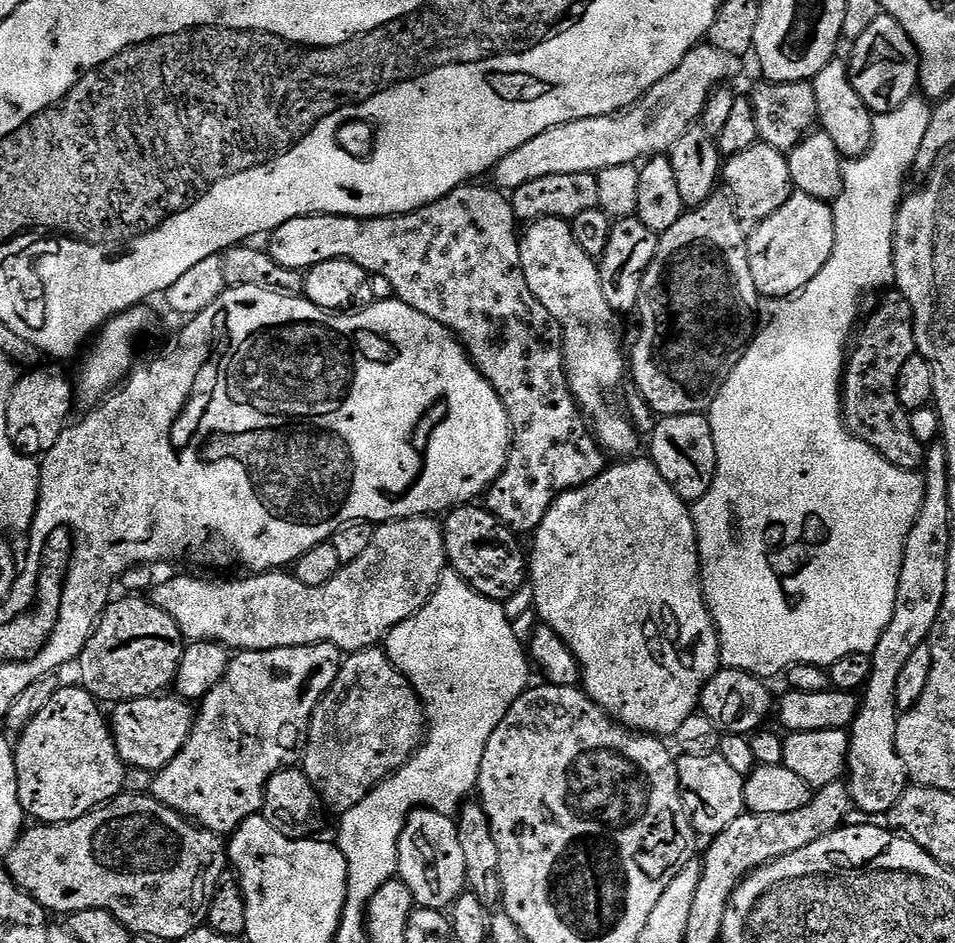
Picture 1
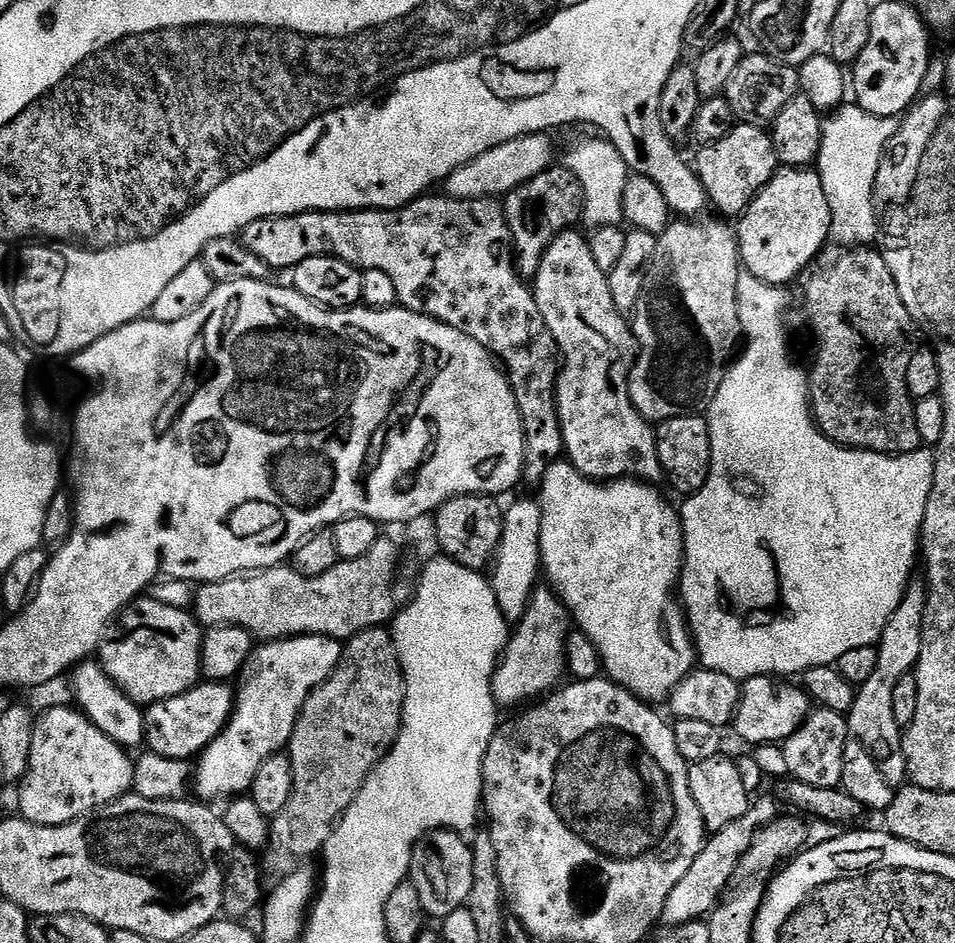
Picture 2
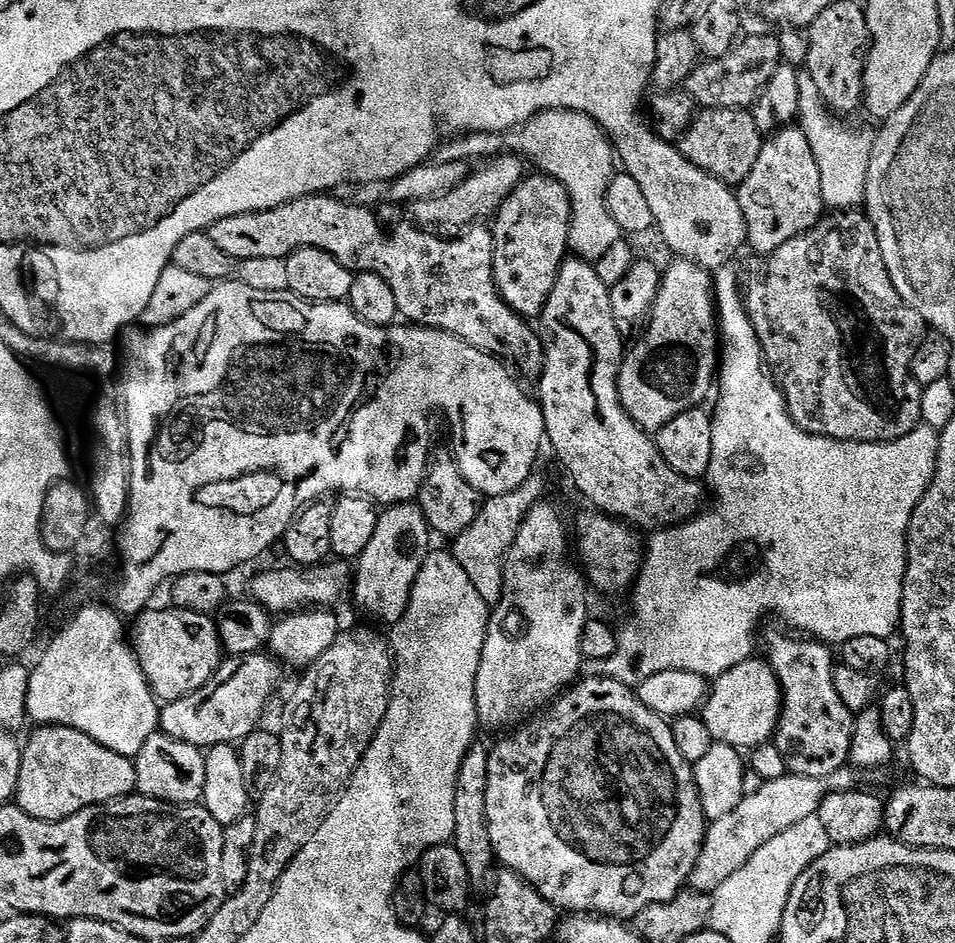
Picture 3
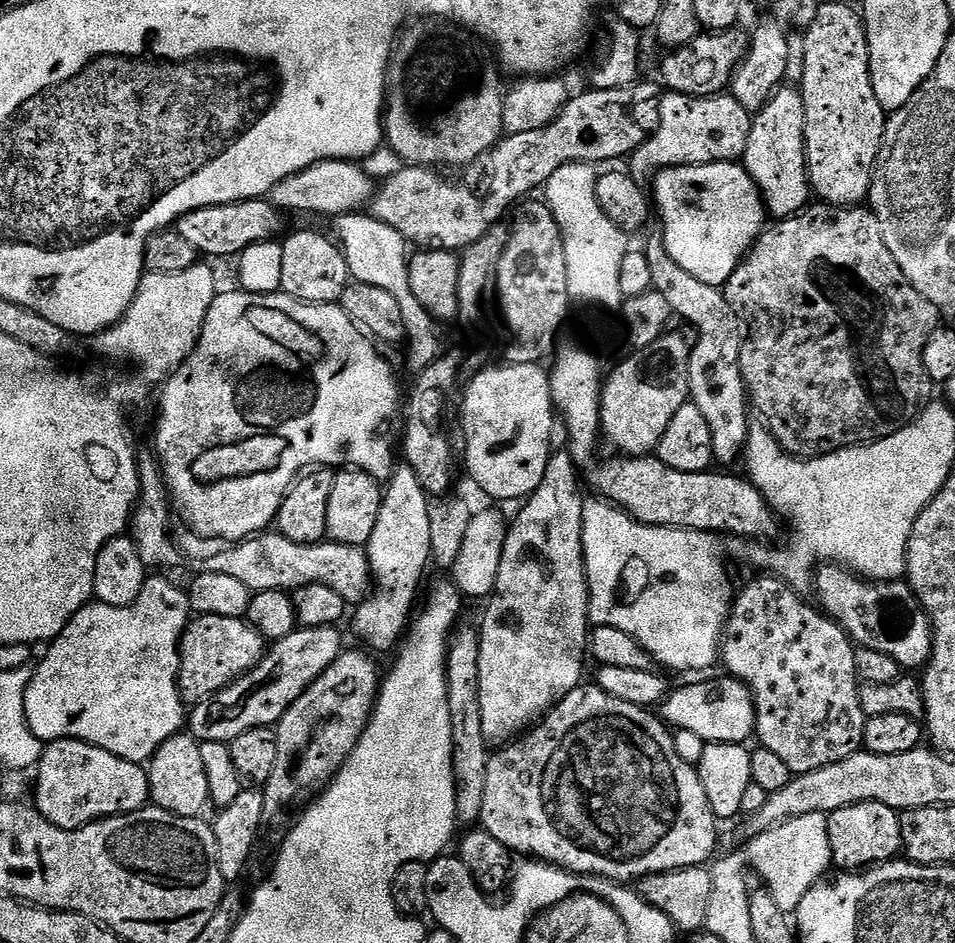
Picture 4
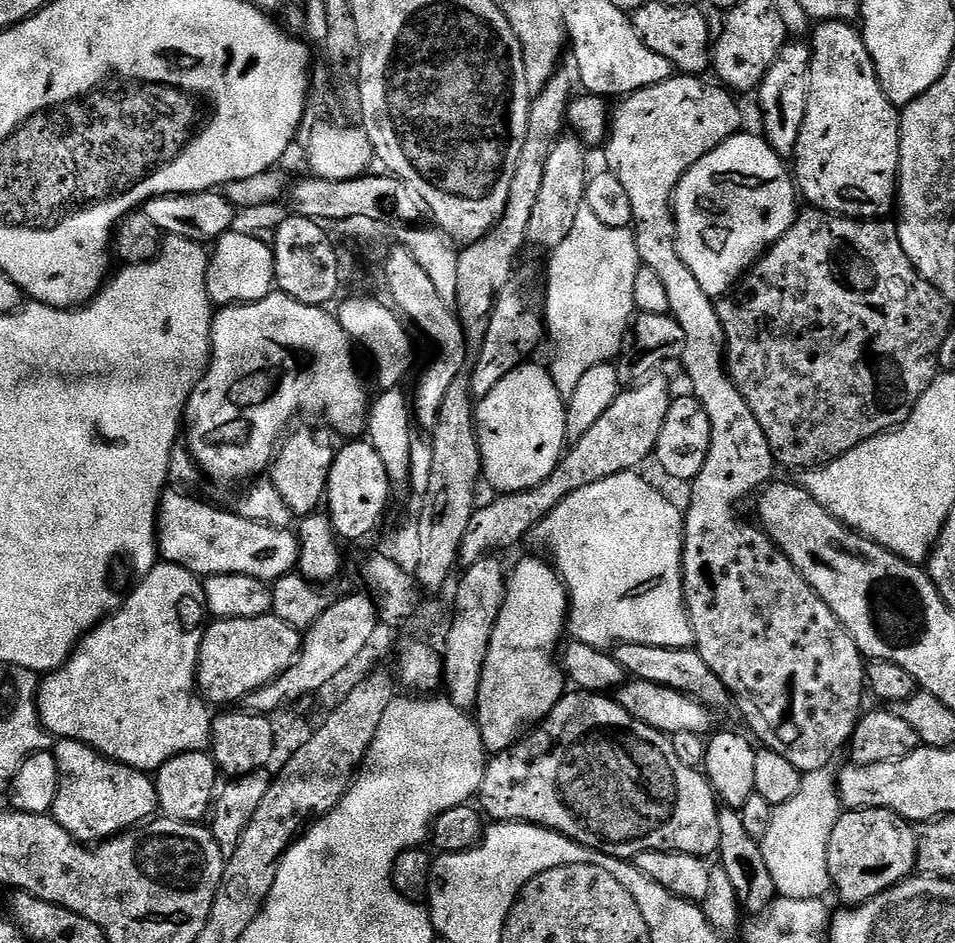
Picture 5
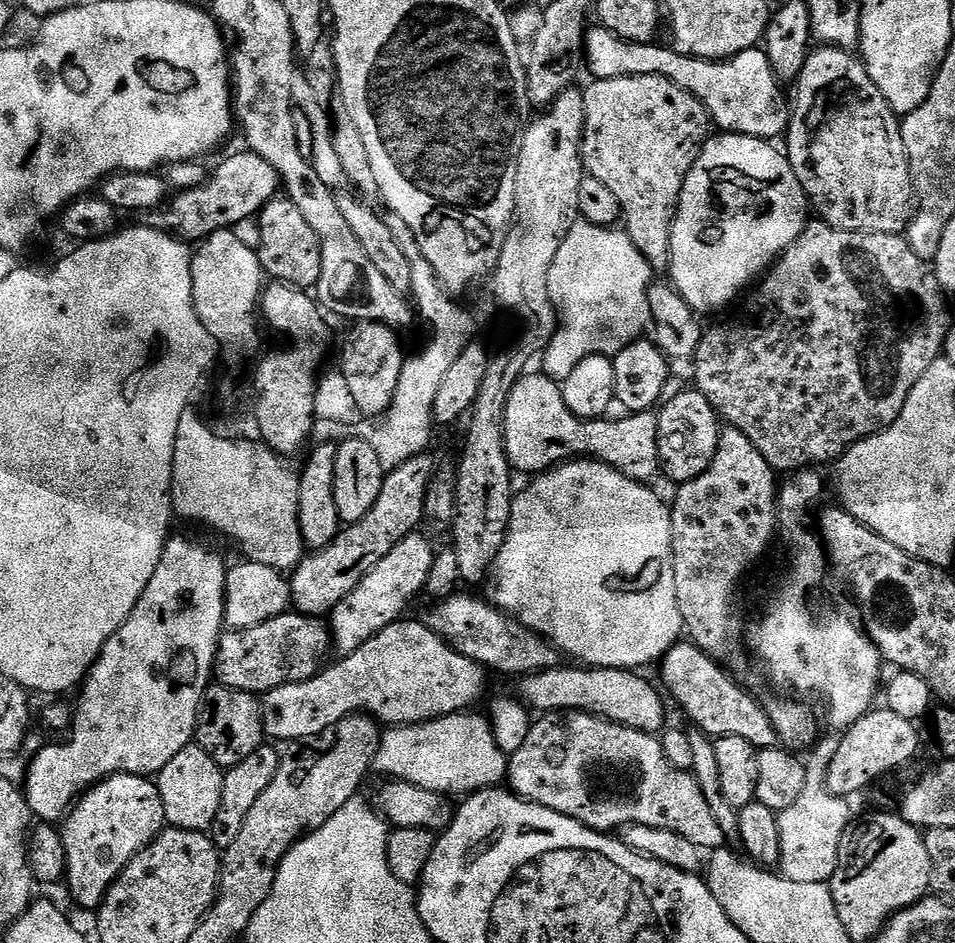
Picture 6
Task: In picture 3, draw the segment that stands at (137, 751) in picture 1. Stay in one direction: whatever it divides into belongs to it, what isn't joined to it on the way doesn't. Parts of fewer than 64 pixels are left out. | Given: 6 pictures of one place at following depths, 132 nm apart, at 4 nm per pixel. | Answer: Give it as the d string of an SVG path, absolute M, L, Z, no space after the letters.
M268 654L225 659L214 678L210 678L202 690L194 690L194 694L161 707L159 731L205 750L217 748L220 744L232 746L243 742L251 732L261 727L260 719L272 695L280 688L280 671L280 661Z

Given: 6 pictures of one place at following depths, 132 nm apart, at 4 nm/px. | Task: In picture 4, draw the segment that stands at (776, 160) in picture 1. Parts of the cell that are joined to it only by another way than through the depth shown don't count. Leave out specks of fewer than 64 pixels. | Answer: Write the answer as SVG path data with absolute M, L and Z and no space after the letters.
M668 92L660 98L660 122L639 145L630 157L630 175L639 182L651 181L662 168L681 168L684 164L726 164L743 157L746 142L750 142L750 126L753 113L745 108L730 94L718 96L687 96L681 92Z

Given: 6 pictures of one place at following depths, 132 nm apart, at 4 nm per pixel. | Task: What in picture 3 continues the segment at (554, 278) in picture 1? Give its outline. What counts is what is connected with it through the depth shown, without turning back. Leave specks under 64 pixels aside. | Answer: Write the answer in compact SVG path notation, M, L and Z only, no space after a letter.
M579 258L565 259L558 270L554 290L550 292L550 298L544 307L543 320L552 335L552 344L550 340L542 360L544 373L540 376L538 403L544 411L547 443L550 448L552 444L561 466L568 471L573 486L592 503L589 505L595 511L611 516L636 530L649 528L649 533L655 534L665 528L683 526L689 520L696 519L705 507L705 485L670 470L655 439L639 428L622 406L616 379L620 376L620 367L624 365L625 337L610 306L610 286L602 282L602 278L598 278L595 267L589 261Z

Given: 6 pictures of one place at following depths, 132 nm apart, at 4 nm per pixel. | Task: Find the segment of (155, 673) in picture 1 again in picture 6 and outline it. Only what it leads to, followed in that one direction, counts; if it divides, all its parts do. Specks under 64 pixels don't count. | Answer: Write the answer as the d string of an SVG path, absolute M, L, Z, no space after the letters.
M289 610L250 630L225 631L216 648L214 680L219 687L253 694L263 694L283 684L301 684L321 671L333 644L327 619Z

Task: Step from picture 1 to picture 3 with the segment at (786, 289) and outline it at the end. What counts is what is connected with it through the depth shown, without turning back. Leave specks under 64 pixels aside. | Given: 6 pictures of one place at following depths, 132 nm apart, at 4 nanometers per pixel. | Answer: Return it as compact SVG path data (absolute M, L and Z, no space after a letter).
M785 126L765 139L758 162L754 164L754 170L750 170L750 178L739 185L738 195L748 231L747 247L761 252L761 257L767 258L774 250L786 246L786 242L798 238L820 223L826 212L822 198L822 174L818 170L818 162L814 162L814 150L810 150L810 142L799 126Z

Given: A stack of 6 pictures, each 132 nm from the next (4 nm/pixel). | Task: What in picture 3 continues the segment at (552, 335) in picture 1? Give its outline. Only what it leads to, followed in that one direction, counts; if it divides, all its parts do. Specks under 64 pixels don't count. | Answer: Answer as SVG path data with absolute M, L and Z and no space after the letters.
M317 194L314 196L303 196L297 200L286 202L277 208L267 208L261 212L247 212L246 214L238 214L230 218L222 218L218 222L214 222L211 228L207 229L207 234L210 238L214 238L214 243L221 250L226 250L226 254L230 254L230 258L234 258L238 262L244 260L277 260L283 262L287 260L290 254L297 252L299 248L317 248L318 250L326 250L326 254L330 254L334 258L338 258L338 262L342 262L342 266L346 266L352 273L369 272L370 274L378 274L390 286L390 290L394 290L394 302L398 302L398 310L400 316L403 317L409 325L419 326L422 328L436 328L439 332L449 332L454 334L460 340L465 340L470 346L481 348L484 352L499 354L505 361L521 360L522 363L528 364L531 360L539 361L542 353L545 351L545 341L540 341L540 336L531 328L529 321L523 316L519 316L514 309L500 296L500 291L496 285L494 278L494 270L492 269L492 234L487 227L473 226L467 230L461 231L457 240L443 240L443 235L437 234L432 230L421 230L415 223L400 222L387 232L387 227L382 226L382 221L373 211L371 207L363 206L355 202L347 204L344 200L335 200L335 195L332 194Z

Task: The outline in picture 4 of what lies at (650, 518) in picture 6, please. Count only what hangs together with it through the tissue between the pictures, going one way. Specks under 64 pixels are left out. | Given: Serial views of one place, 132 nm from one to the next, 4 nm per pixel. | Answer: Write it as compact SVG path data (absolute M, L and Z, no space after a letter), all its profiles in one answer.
M592 498L585 503L582 514L582 550L584 551L585 574L588 575L589 586L589 614L588 619L593 625L609 624L614 630L623 630L630 634L643 646L657 665L665 664L676 672L700 672L712 663L717 663L720 654L720 642L724 635L724 624L728 620L728 613L732 611L734 587L728 577L728 568L724 565L724 544L715 532L685 532L683 528L655 528L643 524L628 515L622 508L609 504L603 498Z

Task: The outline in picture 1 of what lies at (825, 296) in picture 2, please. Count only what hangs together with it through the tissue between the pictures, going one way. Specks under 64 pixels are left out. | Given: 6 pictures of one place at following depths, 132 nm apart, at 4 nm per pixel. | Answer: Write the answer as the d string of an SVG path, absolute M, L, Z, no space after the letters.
M892 290L888 294L877 306L876 313L868 321L863 321L858 332L861 344L856 349L853 347L847 357L842 381L842 411L848 431L882 454L882 458L894 466L914 472L924 467L926 446L918 442L914 435L910 427L910 413L902 406L896 387L902 366L917 355L916 323L912 320L910 302L906 302L899 291Z

